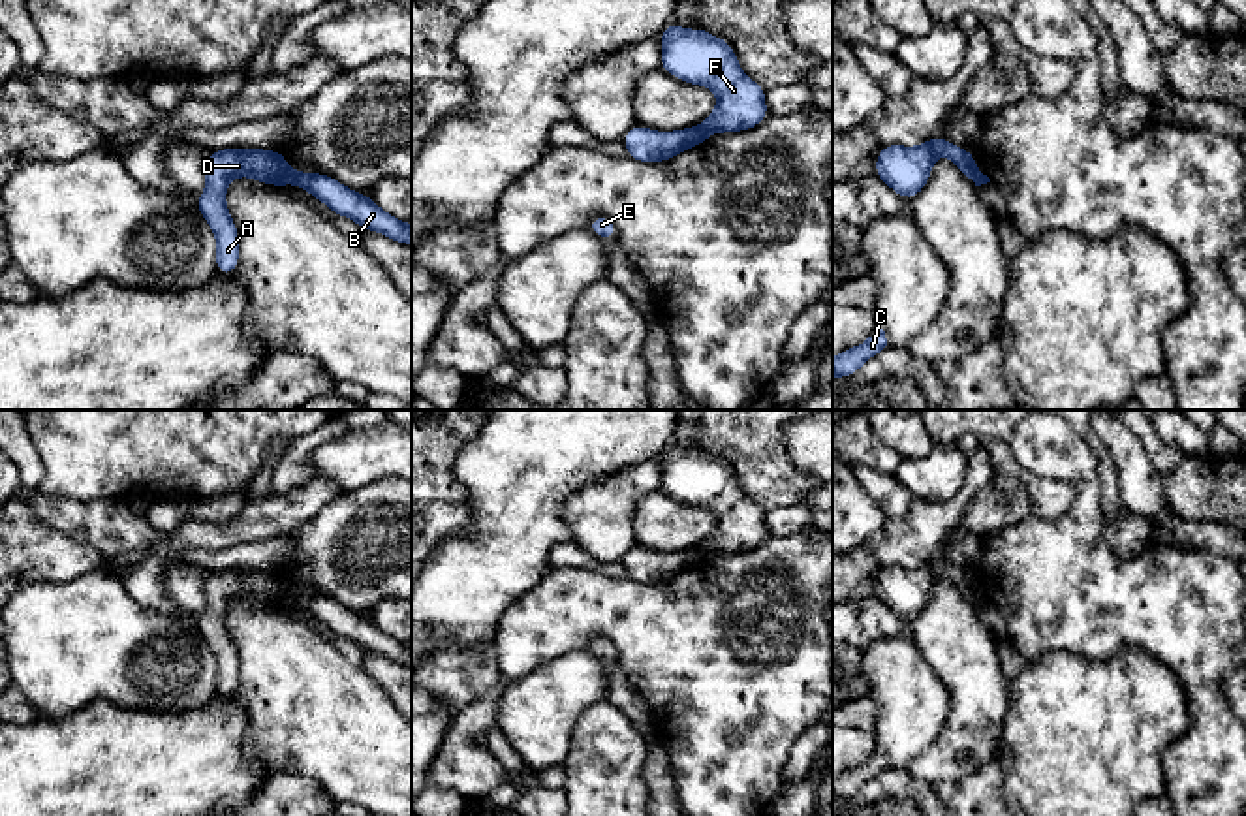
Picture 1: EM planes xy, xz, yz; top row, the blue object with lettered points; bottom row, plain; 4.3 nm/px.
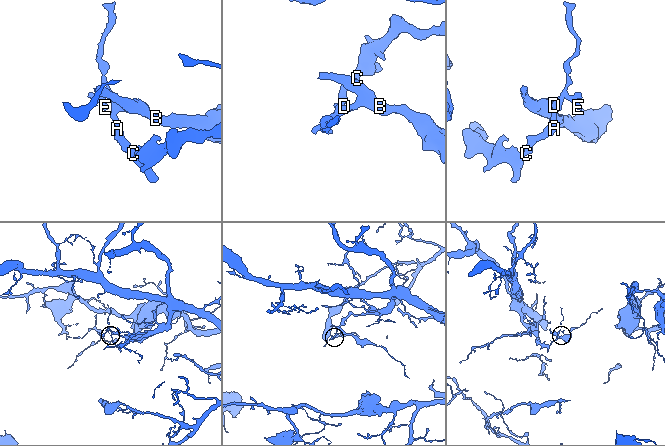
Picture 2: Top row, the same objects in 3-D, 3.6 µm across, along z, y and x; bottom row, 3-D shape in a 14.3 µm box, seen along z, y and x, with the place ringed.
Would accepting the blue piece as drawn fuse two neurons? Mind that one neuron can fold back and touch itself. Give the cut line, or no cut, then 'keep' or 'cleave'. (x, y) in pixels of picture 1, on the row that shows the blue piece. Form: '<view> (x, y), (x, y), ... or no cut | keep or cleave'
xy (284, 166), (288, 181) | cleave

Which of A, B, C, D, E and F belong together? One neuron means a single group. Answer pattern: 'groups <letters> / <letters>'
groups A C D E / B F

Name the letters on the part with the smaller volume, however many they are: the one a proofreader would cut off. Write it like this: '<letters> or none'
B, F

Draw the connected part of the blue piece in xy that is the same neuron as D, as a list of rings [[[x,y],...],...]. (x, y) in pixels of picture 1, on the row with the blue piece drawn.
[[[242,147],[210,150],[205,164],[207,184],[197,197],[197,209],[216,235],[216,271],[220,275],[231,275],[239,265],[239,233],[226,205],[226,190],[235,177],[288,186],[286,154]]]

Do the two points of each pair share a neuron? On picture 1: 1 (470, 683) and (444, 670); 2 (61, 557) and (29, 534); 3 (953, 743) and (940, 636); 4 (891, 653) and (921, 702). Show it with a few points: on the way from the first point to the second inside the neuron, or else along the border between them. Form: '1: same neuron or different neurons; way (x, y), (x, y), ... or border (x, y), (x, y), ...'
1: same neuron; way (465, 677), (450, 672)
2: same neuron; way (53, 557), (36, 542)
3: same neuron; way (961, 717), (961, 662)
4: same neuron; way (891, 664), (910, 690)

